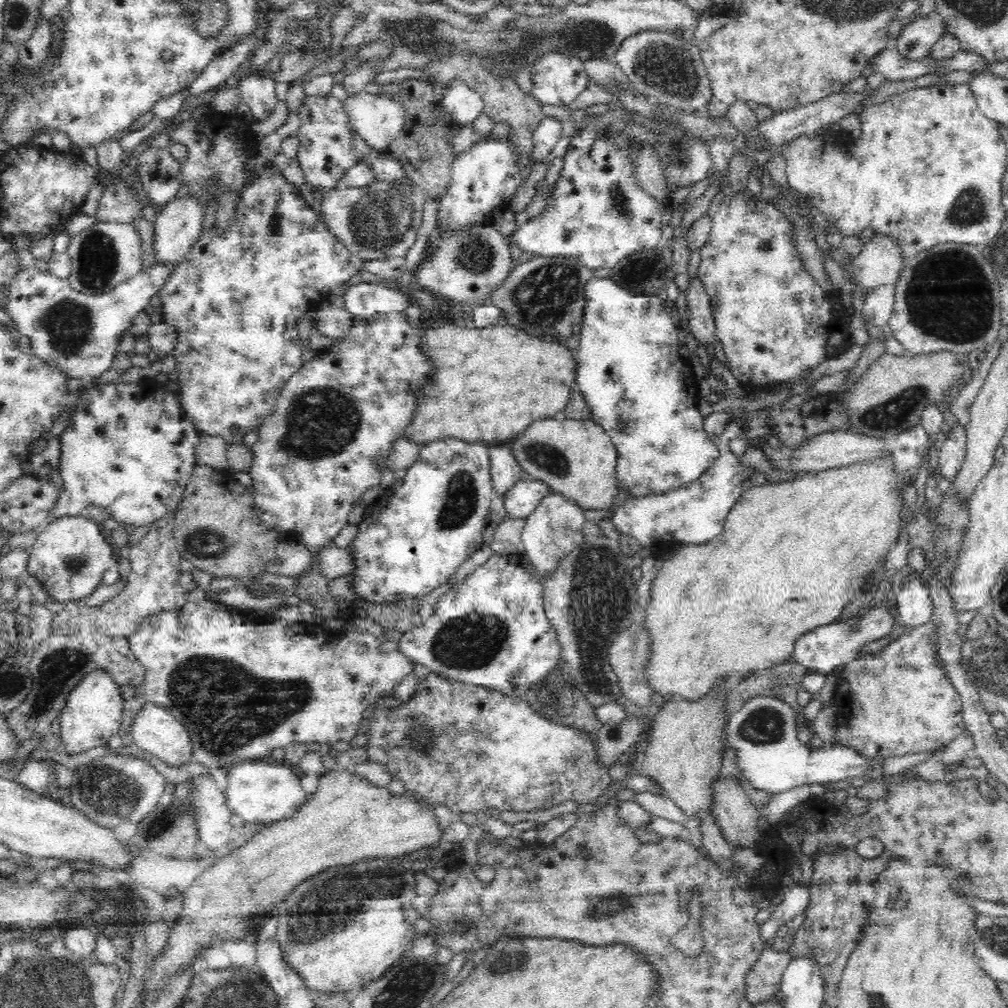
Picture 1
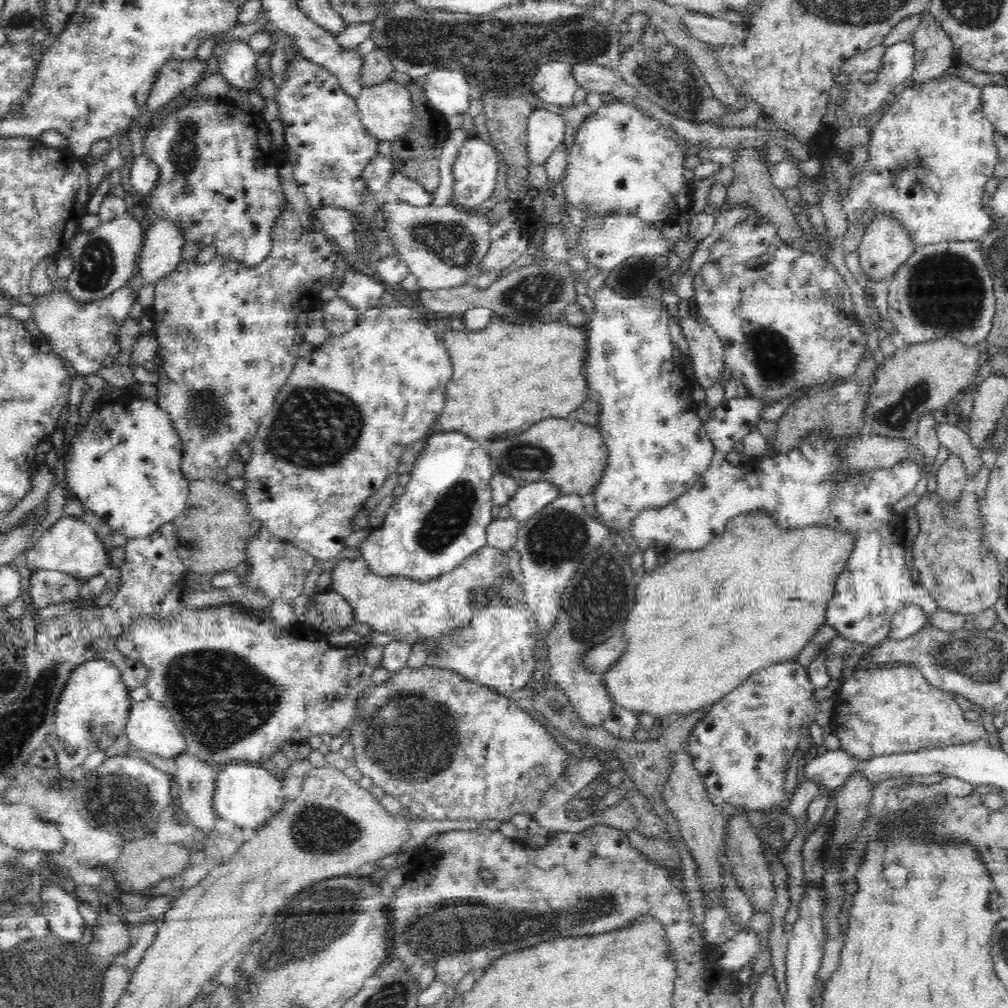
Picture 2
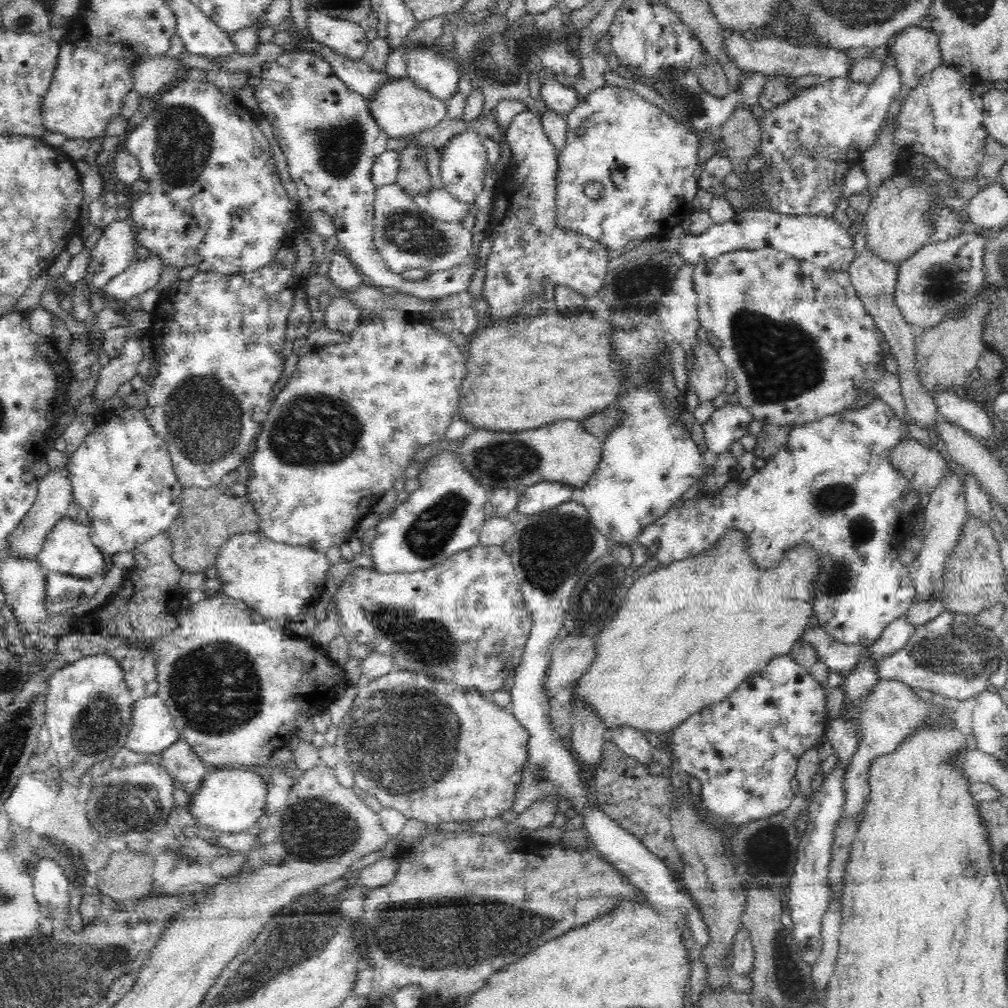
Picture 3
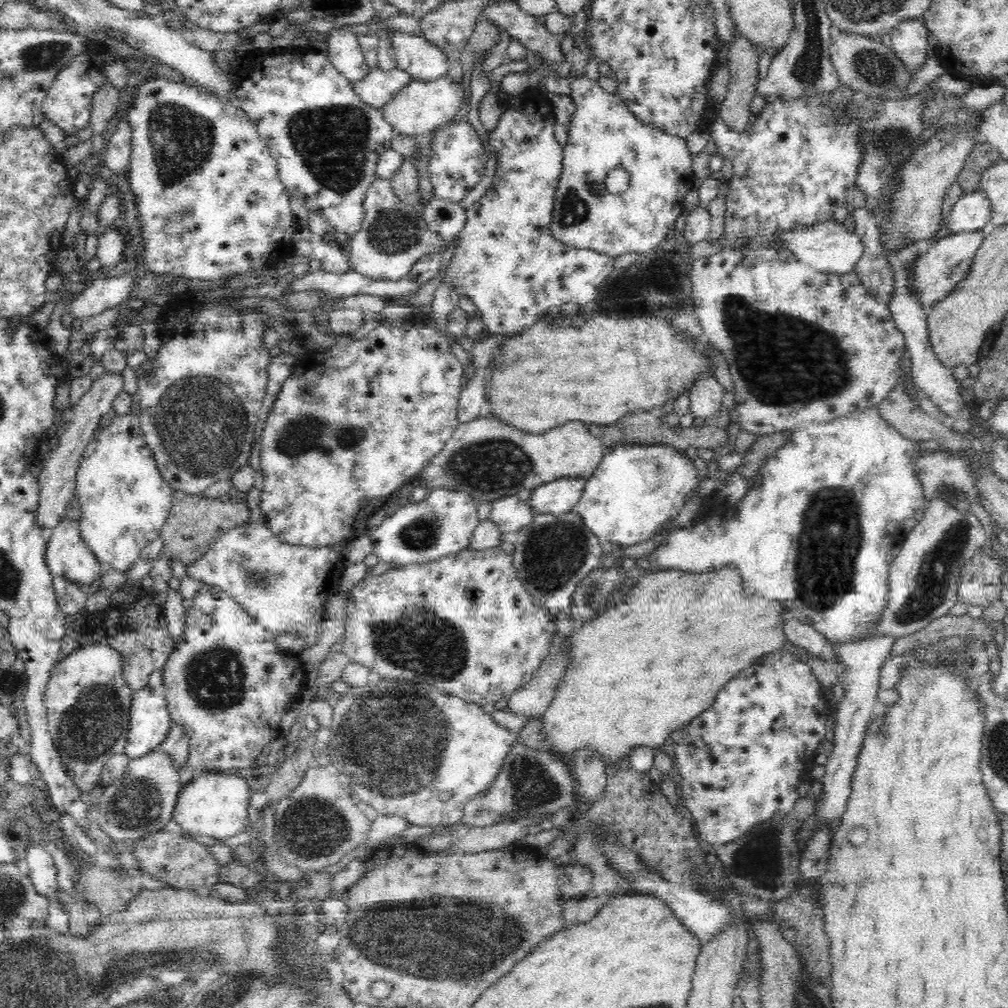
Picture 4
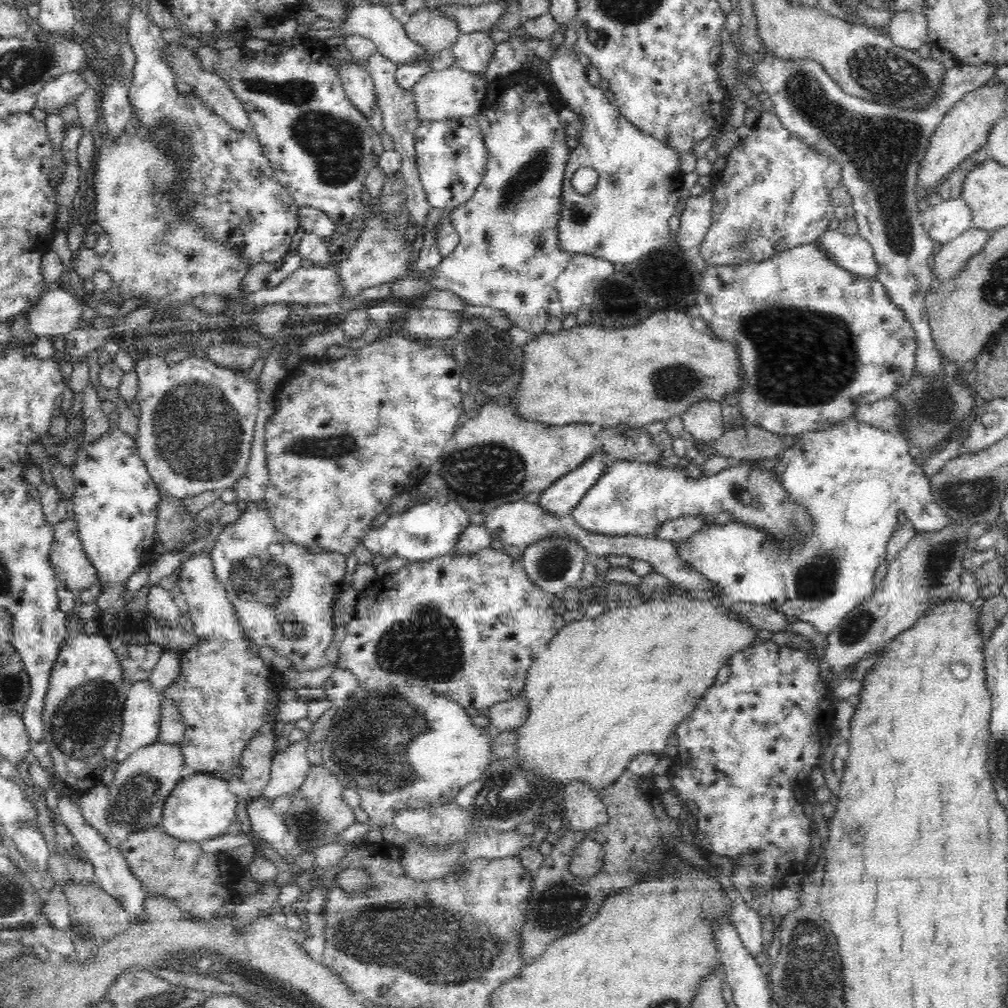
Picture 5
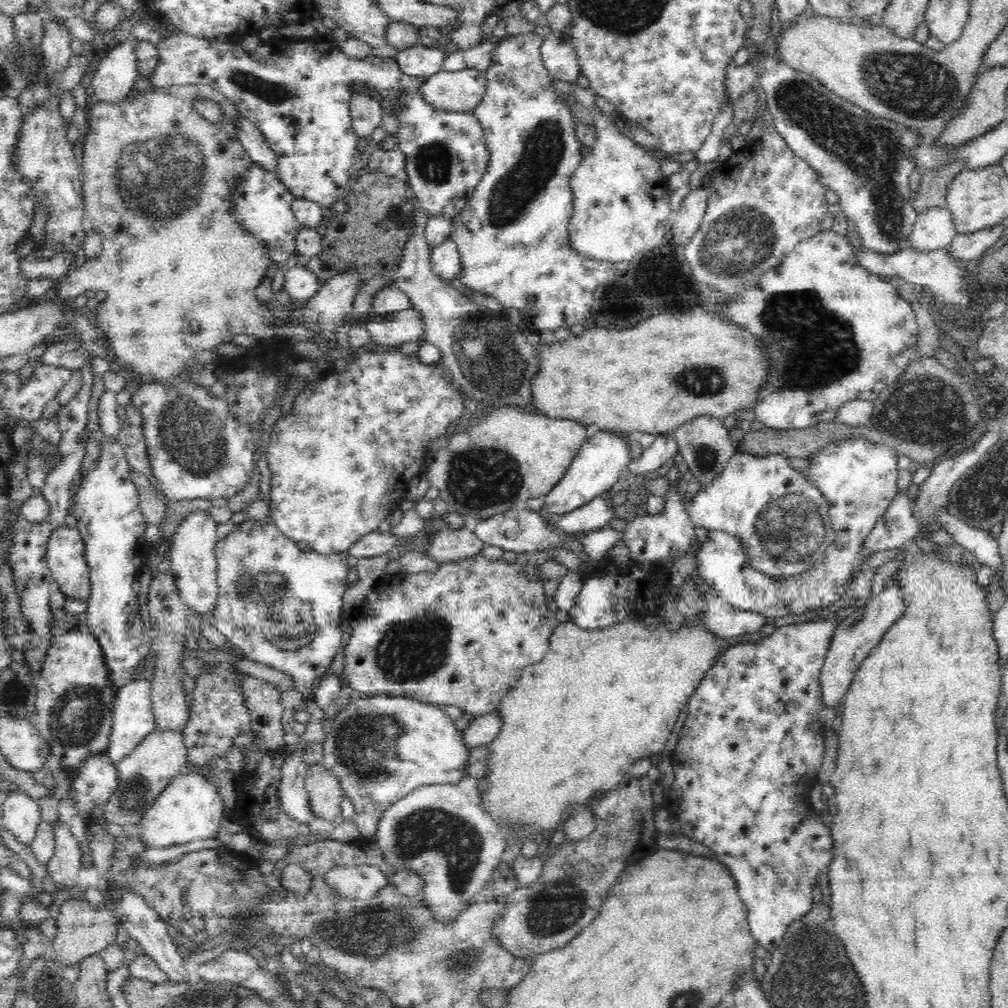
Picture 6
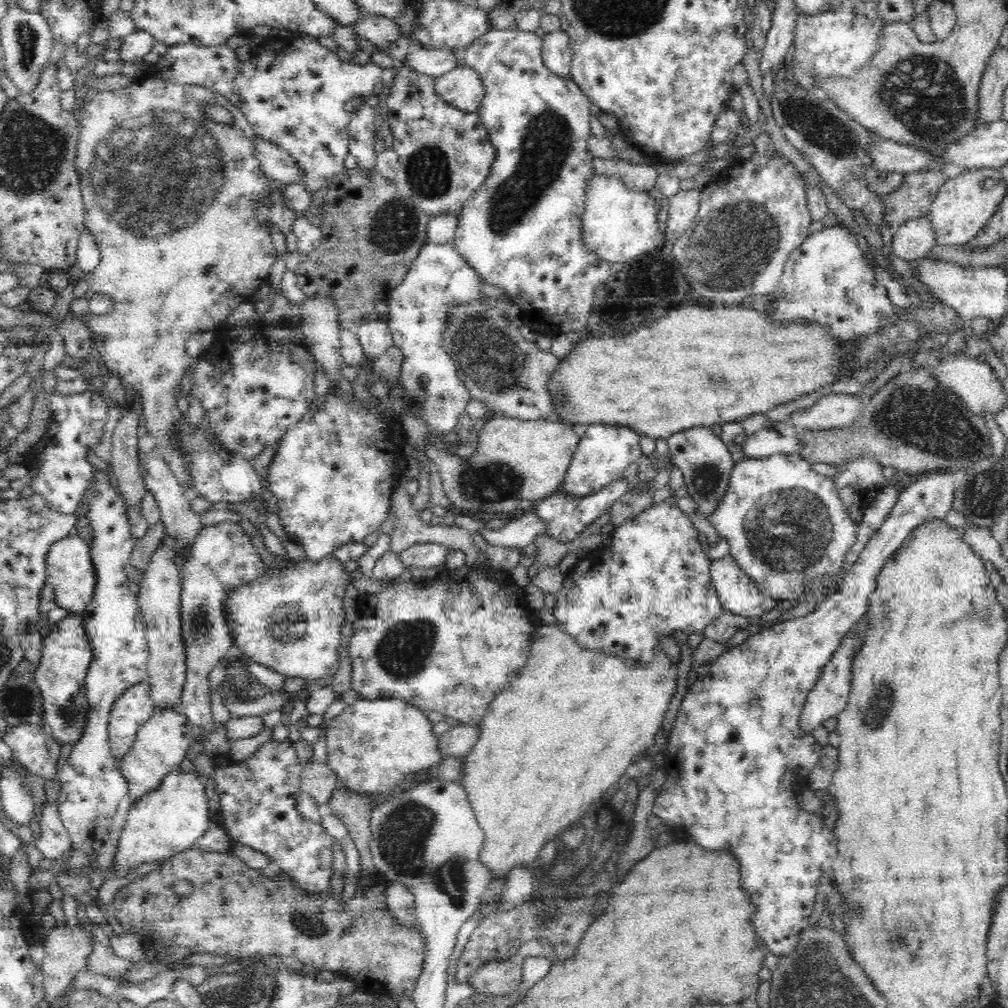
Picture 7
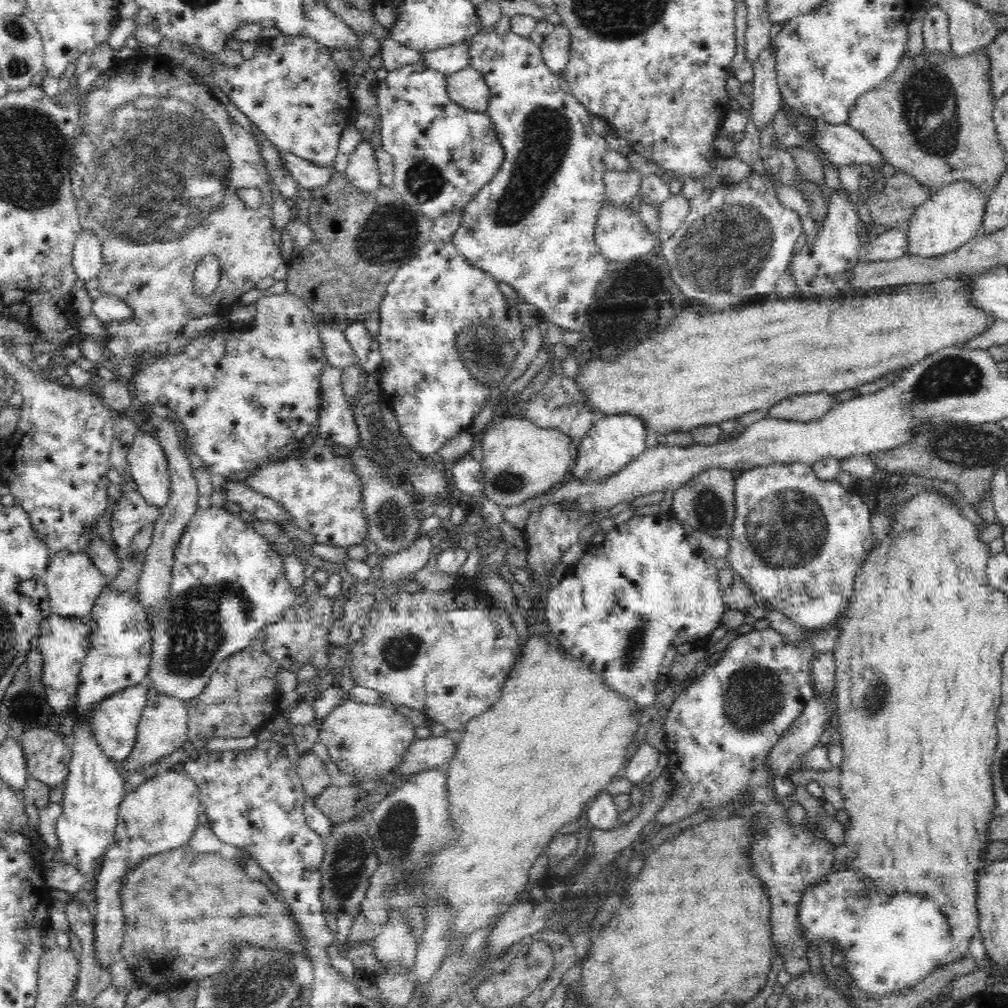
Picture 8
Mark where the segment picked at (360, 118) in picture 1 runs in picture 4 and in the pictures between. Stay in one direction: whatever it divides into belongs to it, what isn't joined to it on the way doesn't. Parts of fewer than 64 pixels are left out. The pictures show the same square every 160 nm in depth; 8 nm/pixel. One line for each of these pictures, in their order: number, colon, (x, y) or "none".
2: (386, 111)
3: (400, 108)
4: (420, 108)

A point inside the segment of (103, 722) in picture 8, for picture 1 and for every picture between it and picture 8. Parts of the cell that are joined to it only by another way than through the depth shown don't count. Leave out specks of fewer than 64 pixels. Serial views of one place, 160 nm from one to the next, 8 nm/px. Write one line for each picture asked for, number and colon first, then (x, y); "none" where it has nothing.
1: (155, 730)
2: (149, 727)
3: (152, 730)
4: (150, 721)
5: (142, 716)
6: (133, 719)
7: (133, 707)

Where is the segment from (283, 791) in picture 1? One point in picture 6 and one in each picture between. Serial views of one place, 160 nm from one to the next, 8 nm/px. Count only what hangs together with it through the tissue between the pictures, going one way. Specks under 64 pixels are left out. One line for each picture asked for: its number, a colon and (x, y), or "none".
2: (248, 796)
3: (230, 800)
4: (217, 805)
5: (201, 807)
6: (189, 809)

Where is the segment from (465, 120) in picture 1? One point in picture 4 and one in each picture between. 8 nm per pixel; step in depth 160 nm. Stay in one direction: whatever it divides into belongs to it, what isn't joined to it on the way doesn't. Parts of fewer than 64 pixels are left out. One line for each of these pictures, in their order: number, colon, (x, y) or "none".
2: (448, 91)
3: (436, 74)
4: (416, 55)

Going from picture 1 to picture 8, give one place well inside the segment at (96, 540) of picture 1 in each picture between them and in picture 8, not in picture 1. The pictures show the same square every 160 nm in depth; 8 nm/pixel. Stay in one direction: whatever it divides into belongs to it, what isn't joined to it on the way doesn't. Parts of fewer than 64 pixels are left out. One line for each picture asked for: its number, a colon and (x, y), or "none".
2: (71, 546)
3: (68, 548)
4: (66, 554)
5: (73, 568)
6: (65, 553)
7: (69, 568)
8: (73, 582)

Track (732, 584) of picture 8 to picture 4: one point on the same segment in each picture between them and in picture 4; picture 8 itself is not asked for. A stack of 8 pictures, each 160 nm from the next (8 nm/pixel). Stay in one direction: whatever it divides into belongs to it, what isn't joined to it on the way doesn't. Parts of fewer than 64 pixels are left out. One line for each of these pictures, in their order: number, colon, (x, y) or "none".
4: (830, 507)
5: (856, 482)
6: (858, 478)
7: (738, 593)

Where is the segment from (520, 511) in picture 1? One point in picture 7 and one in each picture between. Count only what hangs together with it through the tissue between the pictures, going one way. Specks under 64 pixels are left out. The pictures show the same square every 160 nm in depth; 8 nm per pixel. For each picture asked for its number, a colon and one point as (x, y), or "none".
2: (527, 500)
3: (540, 497)
4: (557, 497)
5: (561, 497)
6: (603, 459)
7: (604, 452)

